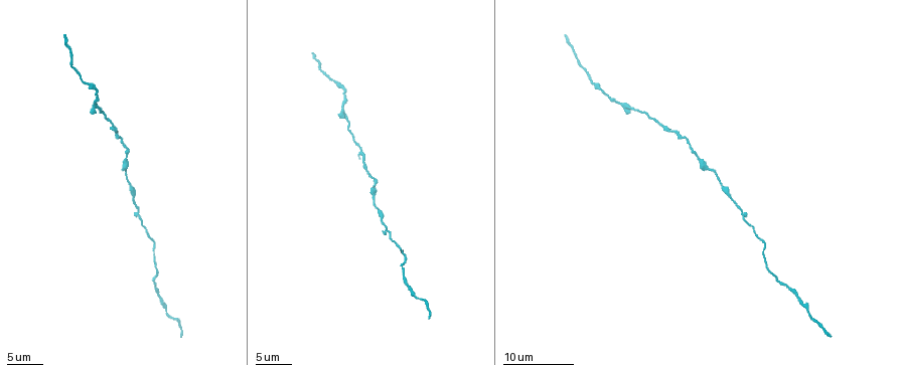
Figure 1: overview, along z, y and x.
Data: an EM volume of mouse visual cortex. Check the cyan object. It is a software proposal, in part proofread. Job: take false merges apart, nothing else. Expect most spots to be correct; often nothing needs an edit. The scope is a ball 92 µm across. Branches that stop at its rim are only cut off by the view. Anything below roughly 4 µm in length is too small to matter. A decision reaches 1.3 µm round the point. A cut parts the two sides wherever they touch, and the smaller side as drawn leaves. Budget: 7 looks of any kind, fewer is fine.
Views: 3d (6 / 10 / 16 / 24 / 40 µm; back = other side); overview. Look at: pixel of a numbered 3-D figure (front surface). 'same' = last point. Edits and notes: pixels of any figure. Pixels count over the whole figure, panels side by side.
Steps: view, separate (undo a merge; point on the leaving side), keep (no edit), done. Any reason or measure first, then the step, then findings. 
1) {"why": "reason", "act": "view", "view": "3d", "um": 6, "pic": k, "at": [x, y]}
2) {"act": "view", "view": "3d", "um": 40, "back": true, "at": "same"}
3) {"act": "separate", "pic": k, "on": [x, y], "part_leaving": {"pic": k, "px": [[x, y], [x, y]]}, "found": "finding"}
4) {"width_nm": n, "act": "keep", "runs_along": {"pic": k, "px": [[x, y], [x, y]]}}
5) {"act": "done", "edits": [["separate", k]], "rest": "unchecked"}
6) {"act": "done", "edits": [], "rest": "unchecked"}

{"act": "view", "view": "3d", "um": 10, "pic": 1, "at": [711, 171]}

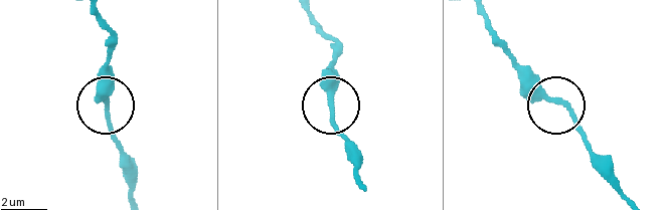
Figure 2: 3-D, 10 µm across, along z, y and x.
{"act": "keep", "runs_along": {"pic": 2, "px": [[333, 106], [329, 61]]}, "found": "continuous, no second neuron"}

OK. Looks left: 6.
{"act": "view", "view": "3d", "um": 16, "pic": 1, "at": [333, 81]}

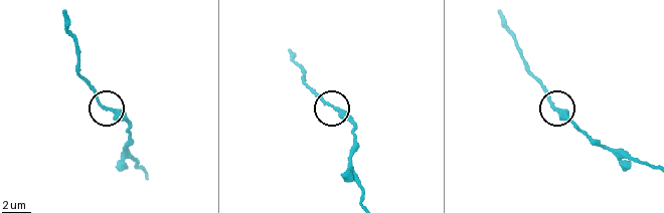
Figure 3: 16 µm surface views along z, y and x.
{"act": "keep", "found": "continuous, no second neuron"}

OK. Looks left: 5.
{"why": "sudden change in width", "act": "view", "view": "3d", "um": 10, "pic": 1, "at": [574, 47]}

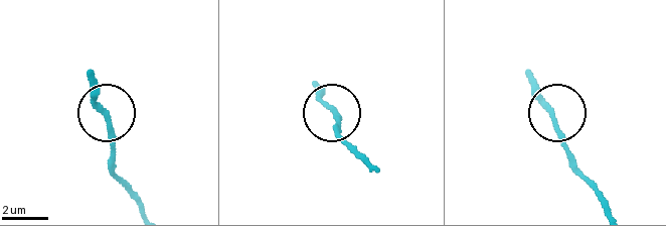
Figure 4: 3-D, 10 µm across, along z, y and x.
{"why": "from behind", "act": "view", "view": "3d", "um": 10, "back": true, "pic": 4, "at": [330, 108]}

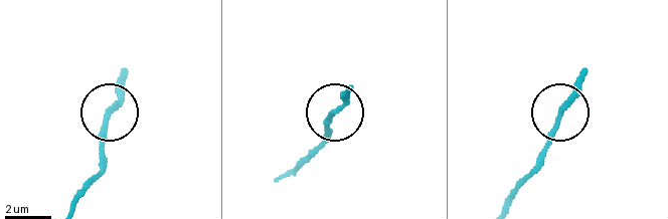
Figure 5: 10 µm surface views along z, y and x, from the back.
{"act": "keep", "runs_along": {"pic": 5, "px": [[509, 203], [536, 168], [559, 113]]}, "found": "continuous, no second neuron"}

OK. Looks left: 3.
{"act": "done", "edits": [], "rest": "unchecked"}

